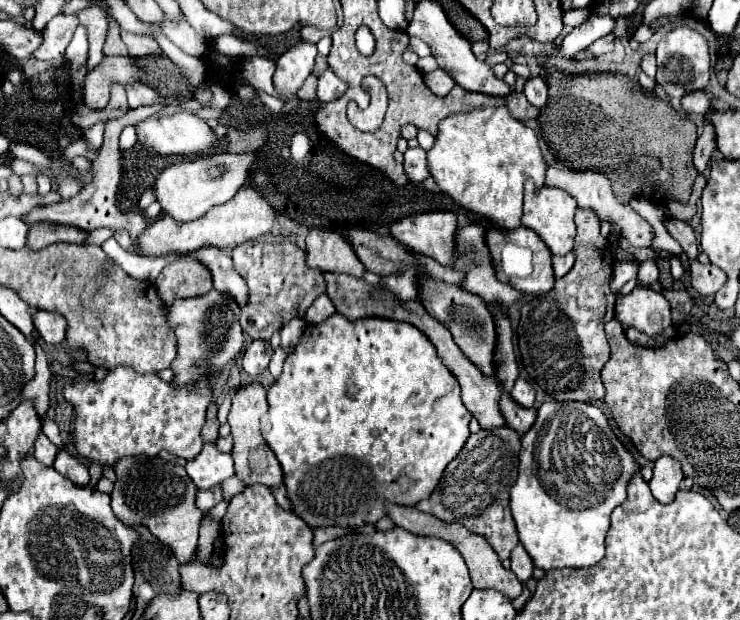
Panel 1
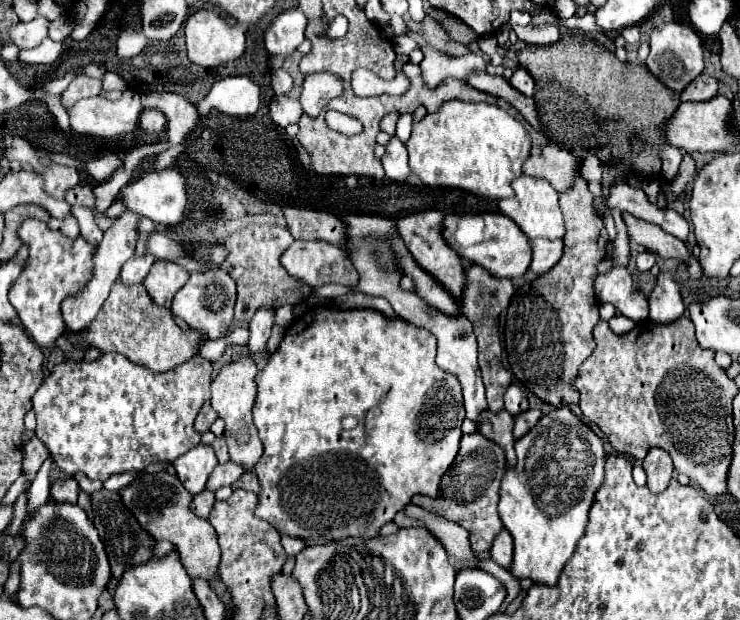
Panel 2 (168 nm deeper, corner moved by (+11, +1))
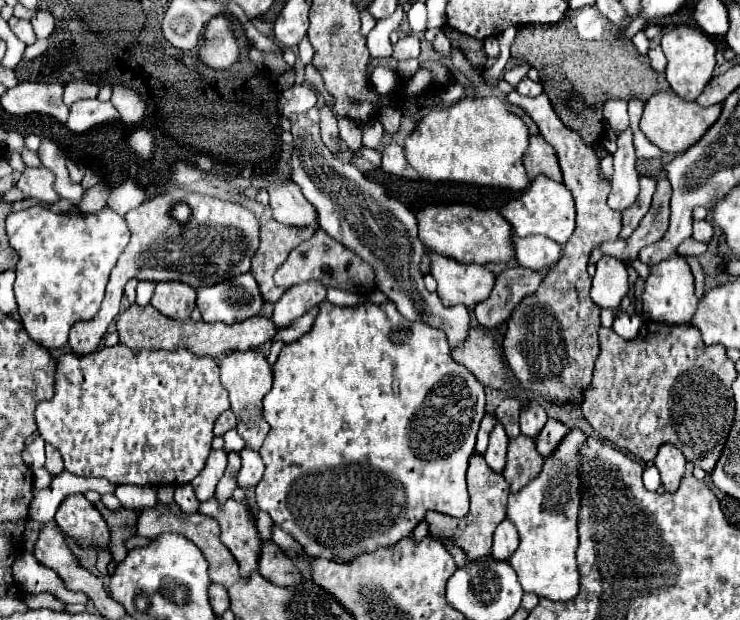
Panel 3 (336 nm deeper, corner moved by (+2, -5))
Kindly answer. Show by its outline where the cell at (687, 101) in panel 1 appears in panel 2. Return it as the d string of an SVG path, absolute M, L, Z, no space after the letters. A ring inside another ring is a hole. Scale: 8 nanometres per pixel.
M701 74L681 92L681 102L703 102L717 96L717 92L719 92L719 80L715 76Z

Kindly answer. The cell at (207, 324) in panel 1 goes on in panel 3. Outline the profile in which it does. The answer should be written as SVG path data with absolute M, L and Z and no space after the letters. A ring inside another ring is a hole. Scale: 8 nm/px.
M248 272L214 286L200 286L196 294L196 308L204 322L236 324L256 316L264 304L258 284Z

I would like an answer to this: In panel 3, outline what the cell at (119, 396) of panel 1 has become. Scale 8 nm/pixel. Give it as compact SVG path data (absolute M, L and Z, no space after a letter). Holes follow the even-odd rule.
M114 346L114 348L102 348L100 352L92 352L88 356L78 356L78 354L62 354L58 358L58 366L56 366L56 386L54 386L54 396L52 400L40 402L36 408L36 422L38 422L38 432L40 436L52 444L64 458L64 470L68 470L74 476L102 476L106 480L110 480L112 484L188 484L194 476L200 474L200 470L206 464L206 458L212 450L212 426L214 420L228 410L228 394L220 384L220 372L218 372L218 364L214 358L194 358L194 354L190 354L188 350L180 348L174 352L168 350L160 350L160 352L150 352L150 350L130 350L126 346Z

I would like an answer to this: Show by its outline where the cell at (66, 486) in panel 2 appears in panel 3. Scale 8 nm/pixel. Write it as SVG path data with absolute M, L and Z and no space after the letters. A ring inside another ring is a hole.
M84 494L68 496L56 512L56 522L62 532L76 538L80 544L88 544L92 548L108 546L110 532L106 530L106 522Z

